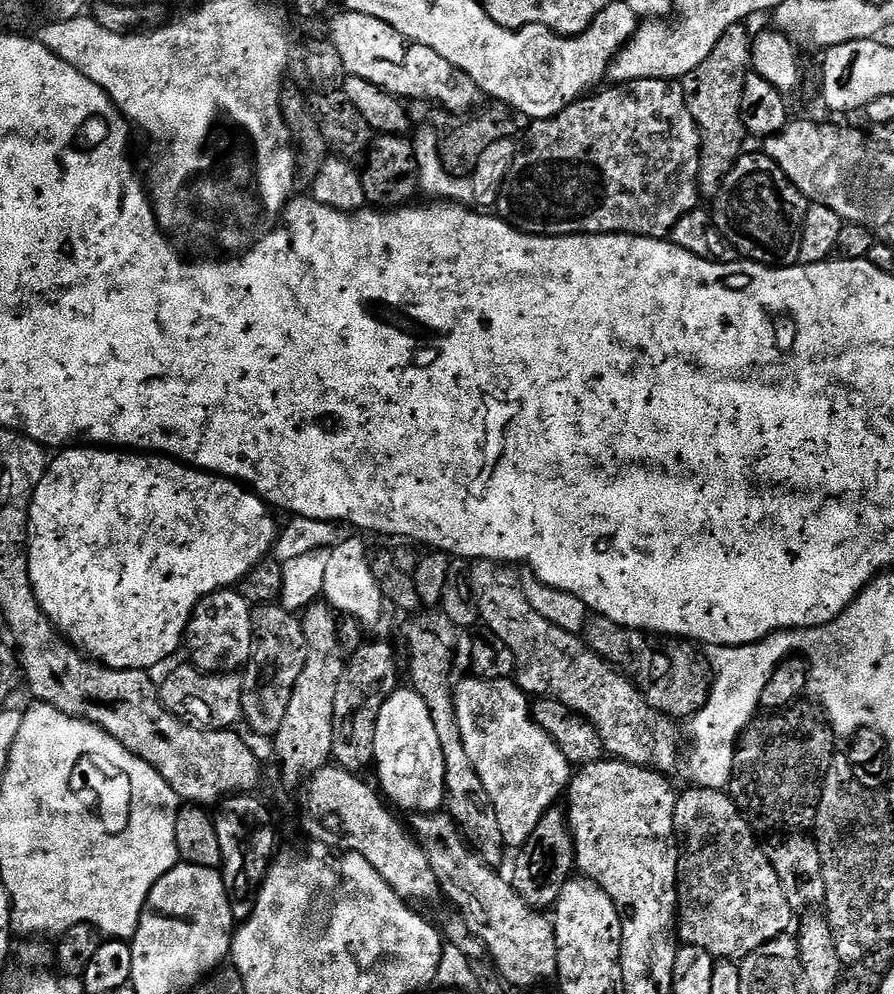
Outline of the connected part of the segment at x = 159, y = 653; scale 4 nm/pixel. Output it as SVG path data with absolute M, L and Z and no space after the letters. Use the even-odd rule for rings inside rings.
M68 446L55 453L54 459L49 463L46 474L42 482L36 484L32 491L32 508L28 511L28 565L30 566L30 582L34 586L34 594L42 606L42 610L52 620L53 624L60 629L60 633L66 637L75 648L79 648L86 656L91 656L99 664L104 664L108 668L118 670L153 670L159 666L163 660L168 660L176 651L181 651L184 631L188 629L188 619L192 616L193 610L198 606L198 602L204 596L209 596L221 590L231 589L239 585L245 574L254 566L258 566L261 560L265 559L273 551L278 539L278 523L274 517L273 509L261 498L256 495L253 489L228 479L226 476L218 476L210 472L201 472L200 469L191 467L179 460L174 460L159 454L125 454L120 450L109 450L104 446Z

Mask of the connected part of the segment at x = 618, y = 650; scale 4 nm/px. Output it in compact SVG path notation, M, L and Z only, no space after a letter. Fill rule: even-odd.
M595 614L589 615L582 639L603 660L620 669L654 711L673 718L691 718L706 706L714 676L701 649L693 641L623 628L618 622L610 622L610 618Z

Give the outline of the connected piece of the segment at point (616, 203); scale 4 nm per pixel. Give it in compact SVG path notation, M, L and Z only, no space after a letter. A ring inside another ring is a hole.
M629 80L616 82L605 92L597 91L597 96L589 95L572 101L557 116L545 120L533 120L527 126L524 144L517 151L516 161L502 186L495 211L501 220L514 225L520 232L531 236L645 236L651 240L662 240L672 235L672 227L686 214L690 214L701 203L698 166L700 165L700 127L694 122L686 106L683 83L675 80Z

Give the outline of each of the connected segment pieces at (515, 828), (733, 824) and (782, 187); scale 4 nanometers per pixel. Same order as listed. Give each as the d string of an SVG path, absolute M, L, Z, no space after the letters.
M461 679L456 685L456 713L458 728L462 730L462 742L466 745L466 754L474 770L478 770L478 778L482 778L482 786L486 786L486 794L490 794L490 802L494 802L494 810L498 810L498 823L502 825L502 838L509 849L518 850L534 834L538 822L557 803L556 800L565 795L566 789L574 775L573 765L558 750L554 738L542 730L542 726L532 719L532 704L519 684L507 680L472 680Z
M688 786L684 793L681 791L677 795L676 805L674 806L674 826L676 827L676 838L680 854L678 870L676 871L676 911L678 913L676 930L678 940L681 945L689 944L706 950L716 960L739 962L746 959L750 953L758 950L758 946L766 946L766 942L785 935L791 929L788 927L791 926L792 919L794 919L790 902L786 902L786 890L782 886L778 874L774 874L774 866L768 861L768 852L765 849L760 849L760 844L756 841L756 836L752 833L751 826L744 819L746 819L745 813L736 805L736 801L732 799L727 791L719 788Z
M760 150L750 152L737 158L736 165L732 167L730 174L726 174L718 194L711 201L712 221L743 259L753 260L755 264L791 266L800 259L802 226L810 201L798 190L798 186L794 186L794 182L790 182L790 178L786 178L784 171L767 154Z

